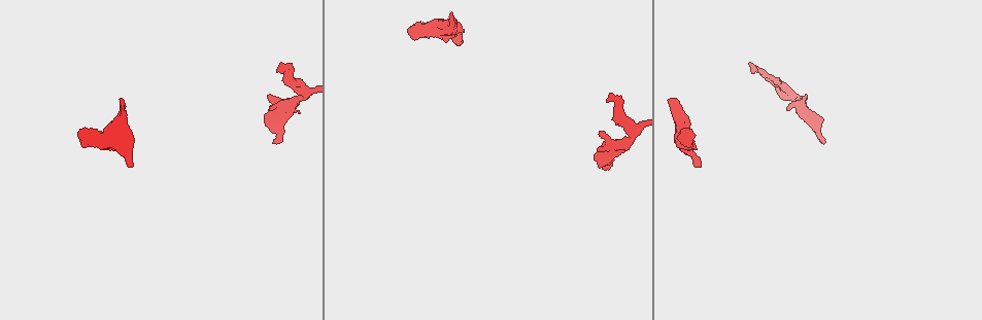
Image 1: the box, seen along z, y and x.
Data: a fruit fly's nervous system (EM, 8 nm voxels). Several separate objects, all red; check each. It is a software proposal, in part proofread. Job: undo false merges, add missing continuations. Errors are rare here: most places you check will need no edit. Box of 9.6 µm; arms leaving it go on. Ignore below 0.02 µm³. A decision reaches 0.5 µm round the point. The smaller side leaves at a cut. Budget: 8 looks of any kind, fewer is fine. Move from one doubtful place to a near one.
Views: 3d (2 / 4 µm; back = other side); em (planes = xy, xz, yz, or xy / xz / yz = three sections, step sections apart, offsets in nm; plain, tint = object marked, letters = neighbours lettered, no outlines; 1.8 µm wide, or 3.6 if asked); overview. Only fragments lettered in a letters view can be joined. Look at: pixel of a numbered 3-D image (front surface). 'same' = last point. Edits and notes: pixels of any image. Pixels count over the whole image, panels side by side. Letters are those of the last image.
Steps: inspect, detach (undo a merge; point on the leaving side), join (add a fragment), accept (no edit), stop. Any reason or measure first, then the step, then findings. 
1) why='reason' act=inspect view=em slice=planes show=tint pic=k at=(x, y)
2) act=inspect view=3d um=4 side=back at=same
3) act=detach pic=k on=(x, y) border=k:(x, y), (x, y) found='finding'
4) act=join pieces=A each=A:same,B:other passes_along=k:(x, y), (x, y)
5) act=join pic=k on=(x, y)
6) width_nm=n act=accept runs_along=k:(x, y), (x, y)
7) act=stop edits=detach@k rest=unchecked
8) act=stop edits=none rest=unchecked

why='free end' act=inspect view=3d um=4 pic=1 at=(701, 165)

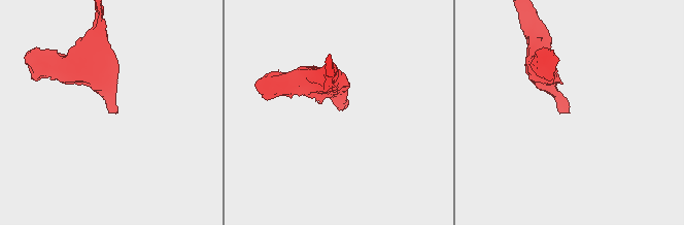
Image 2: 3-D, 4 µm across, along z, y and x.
act=inspect view=em slice=xy step=8 show=tint pic=2 at=(566, 113)

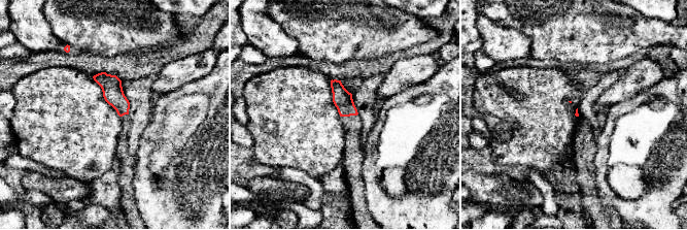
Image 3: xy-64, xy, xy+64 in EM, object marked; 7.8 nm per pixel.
act=inspect view=em slice=yz step=4 show=letters at=same

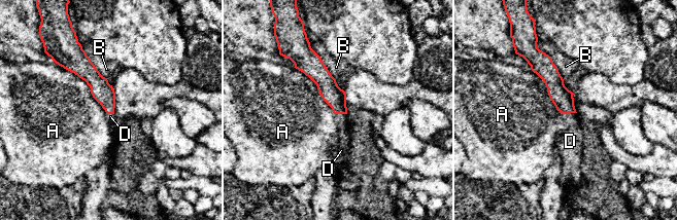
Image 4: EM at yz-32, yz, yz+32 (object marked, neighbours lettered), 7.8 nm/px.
width_nm=160 act=join pieces=D each=A:other,B:other,D:same found='the neuron continues'

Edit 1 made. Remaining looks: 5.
why='redraw' act=inspect view=overview

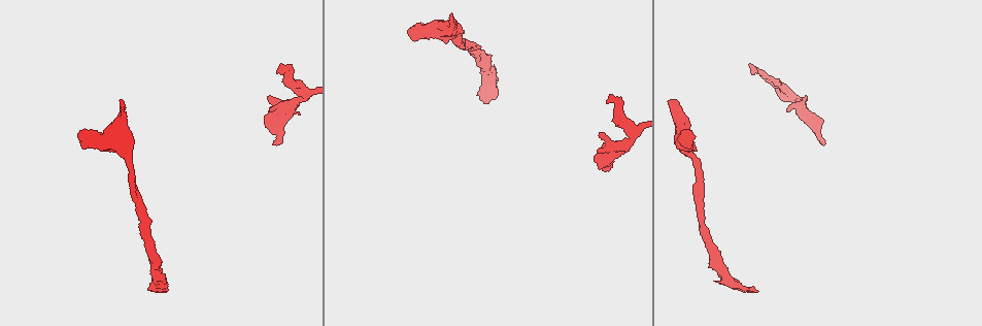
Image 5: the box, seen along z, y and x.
why='an open end' act=inspect view=em slice=planes show=letters pic=5 at=(824, 144)

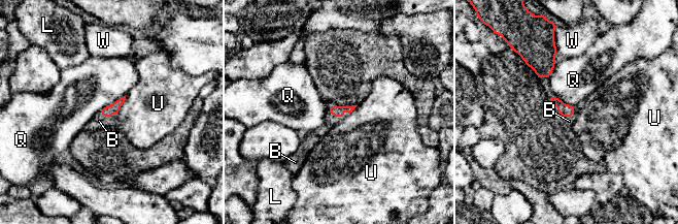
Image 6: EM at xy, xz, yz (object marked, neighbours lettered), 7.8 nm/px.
act=join pieces=B each=B:same,L:other,Q:other,U:other,W:other passes_along=6:(336, 110), (338, 116), (331, 120) found='the neuron continues'

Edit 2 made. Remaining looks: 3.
why='see it whole again' act=inspect view=overview

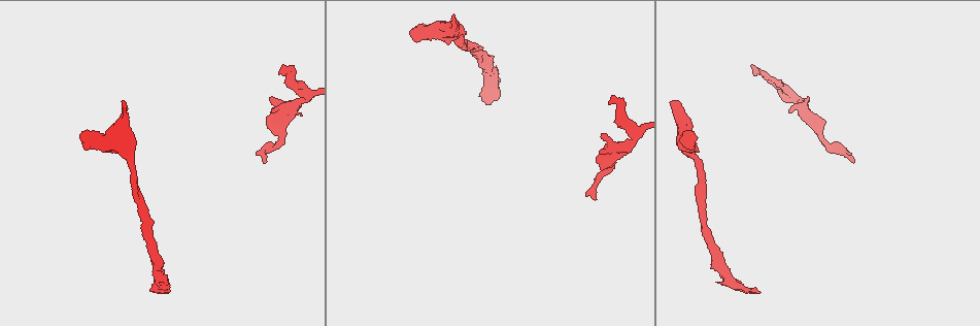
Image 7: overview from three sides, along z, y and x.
why='branch stops here' act=inspect view=3d um=2 side=back pic=7 at=(453, 16)

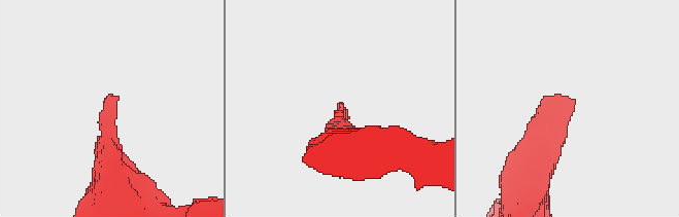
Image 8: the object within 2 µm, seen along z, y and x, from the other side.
act=inspect view=em slice=planes show=letters pic=8 at=(343, 103)

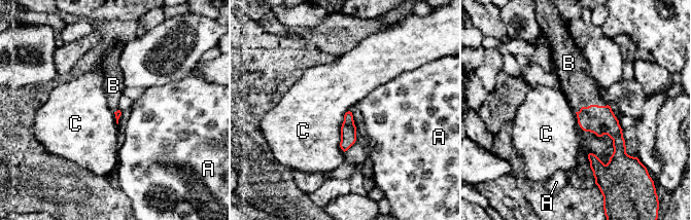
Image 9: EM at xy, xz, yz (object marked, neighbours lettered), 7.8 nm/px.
act=join pieces=B each=A:other,B:same,C:other passes_along=9:(600, 120), (591, 105), (580, 88) found='the neuron continues'

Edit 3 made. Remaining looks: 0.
act=stop edits=join@4,join@6,join@9 rest=unchecked

